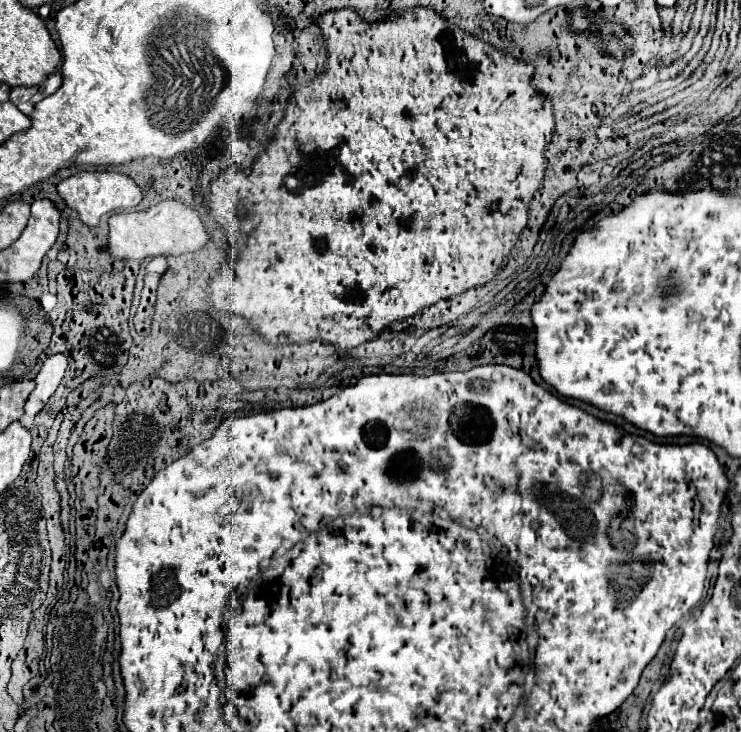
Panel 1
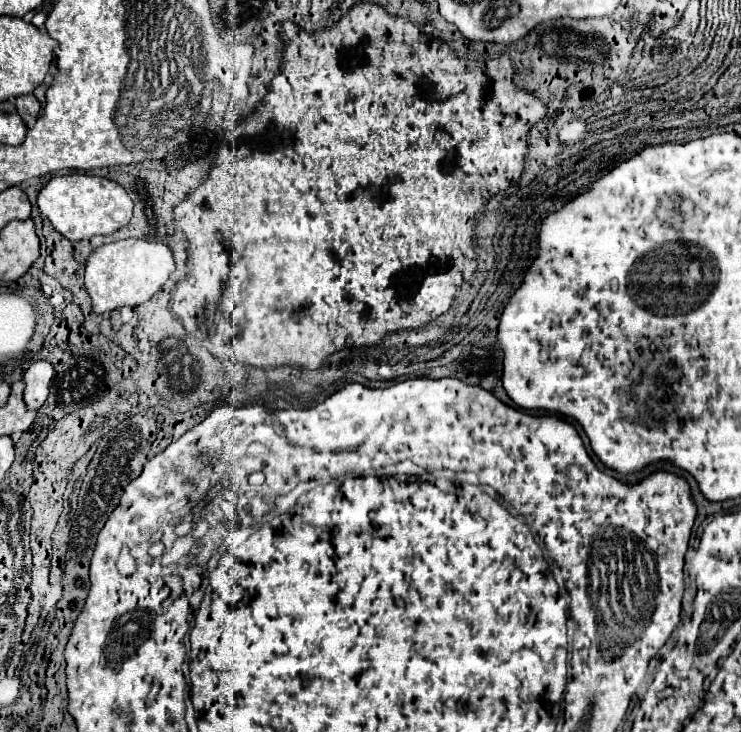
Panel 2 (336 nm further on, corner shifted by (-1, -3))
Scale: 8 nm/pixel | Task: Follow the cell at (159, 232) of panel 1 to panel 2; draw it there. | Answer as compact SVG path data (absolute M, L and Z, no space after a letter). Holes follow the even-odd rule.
M119 240L105 244L91 252L85 266L85 288L91 296L93 312L105 314L113 310L121 310L123 306L139 306L147 302L173 274L175 262L171 248L165 244L155 244L147 240Z

